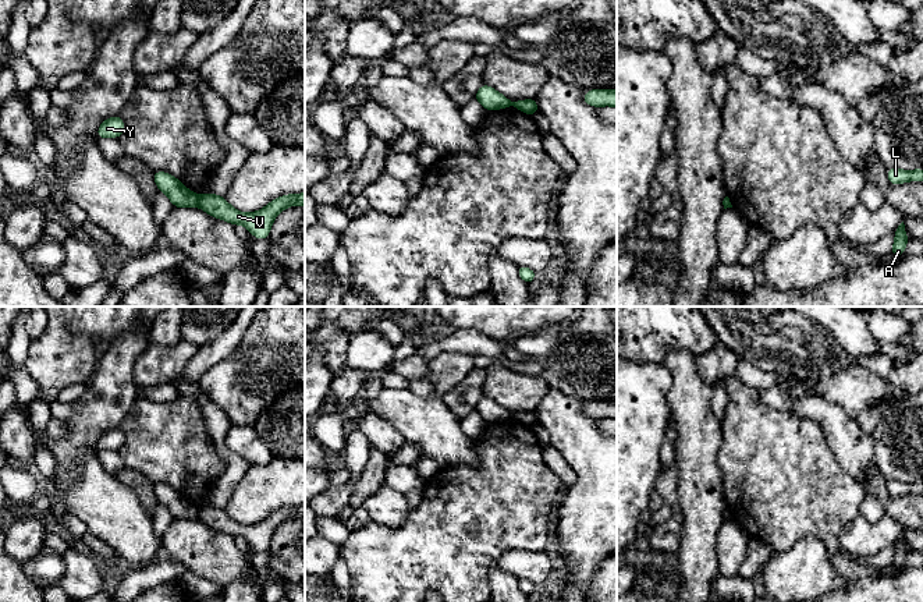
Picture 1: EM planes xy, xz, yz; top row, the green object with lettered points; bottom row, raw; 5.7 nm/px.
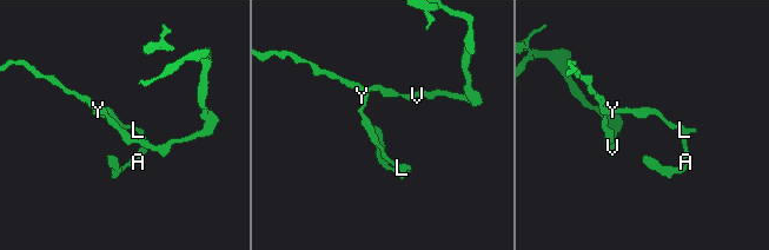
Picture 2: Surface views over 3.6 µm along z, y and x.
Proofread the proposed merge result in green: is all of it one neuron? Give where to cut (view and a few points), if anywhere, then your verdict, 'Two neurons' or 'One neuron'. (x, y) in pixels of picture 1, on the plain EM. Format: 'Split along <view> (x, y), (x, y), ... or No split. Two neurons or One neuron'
Split along xy (201, 509), (198, 517). Two neurons

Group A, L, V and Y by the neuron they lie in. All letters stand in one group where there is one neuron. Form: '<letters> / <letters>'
A L Y / V

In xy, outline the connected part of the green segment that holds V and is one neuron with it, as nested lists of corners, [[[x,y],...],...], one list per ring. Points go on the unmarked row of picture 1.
[[[213,504],[203,506],[199,520],[216,531],[226,532],[232,538],[244,537],[255,550],[266,552],[270,546],[274,530],[291,517],[305,518],[303,506],[290,506],[274,510],[269,517],[253,525],[244,525],[234,521],[224,509]]]

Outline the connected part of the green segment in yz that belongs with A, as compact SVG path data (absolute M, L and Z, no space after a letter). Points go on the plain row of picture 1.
M904 534L897 539L894 546L895 546L895 553L891 560L891 566L894 569L901 570L901 567L905 564L905 560L908 557L908 549L906 549L906 542L905 542Z

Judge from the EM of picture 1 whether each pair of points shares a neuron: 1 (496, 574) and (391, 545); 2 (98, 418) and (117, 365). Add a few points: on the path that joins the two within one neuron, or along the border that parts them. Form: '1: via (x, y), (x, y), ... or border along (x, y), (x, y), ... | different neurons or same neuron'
1: border along (497, 560), (489, 570), (489, 587) | different neurons
2: via (103, 406), (112, 392), (113, 378) | same neuron

